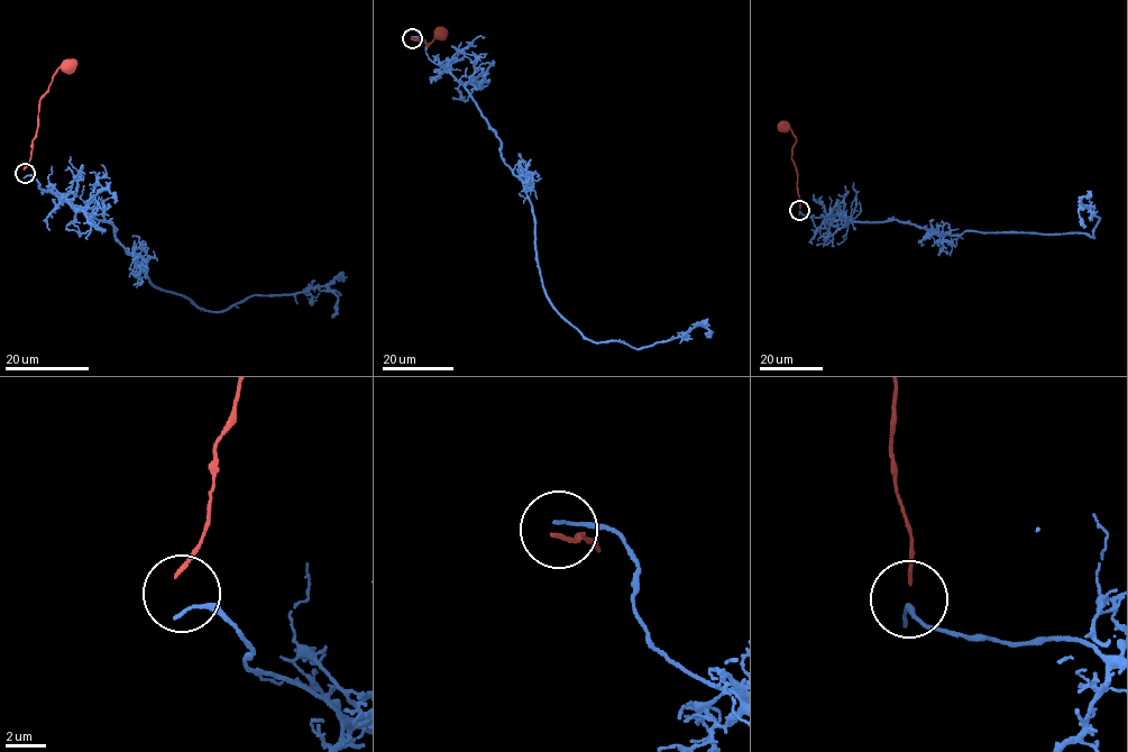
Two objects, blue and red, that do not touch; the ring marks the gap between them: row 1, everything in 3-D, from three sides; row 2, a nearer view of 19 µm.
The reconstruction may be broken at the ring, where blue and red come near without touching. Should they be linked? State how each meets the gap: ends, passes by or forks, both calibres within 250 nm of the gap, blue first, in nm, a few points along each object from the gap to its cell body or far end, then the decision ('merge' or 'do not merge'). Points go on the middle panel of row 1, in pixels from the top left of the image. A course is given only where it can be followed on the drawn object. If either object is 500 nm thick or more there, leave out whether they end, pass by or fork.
blue ends | red ends | 240/180 nm | blue via (414, 37), (464, 85), (522, 182), (551, 305), (587, 338), (632, 348), (681, 337), (704, 322) | red via (411, 39), (419, 42), (419, 38), (427, 46), (439, 34) | merge

